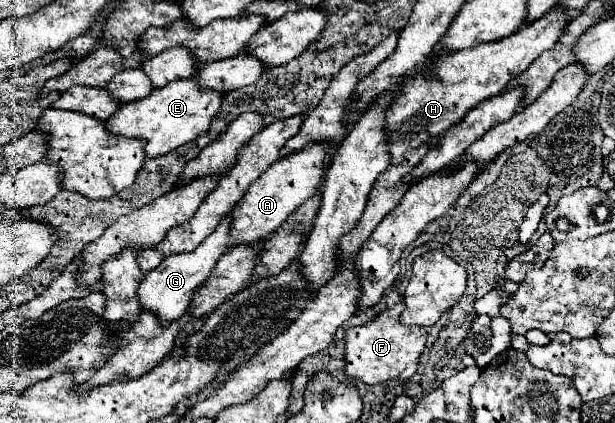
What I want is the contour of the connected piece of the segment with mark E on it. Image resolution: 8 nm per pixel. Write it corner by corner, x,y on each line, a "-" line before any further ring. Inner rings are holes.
192,75
190,79
172,81
162,89
154,89
154,93
142,101
130,101
122,105
120,113
108,119
108,125
118,135
144,139
148,157
166,155
168,151
174,151
176,147
198,139
210,129
212,119
222,107
224,95
226,93
220,93
216,89
200,87
198,77

